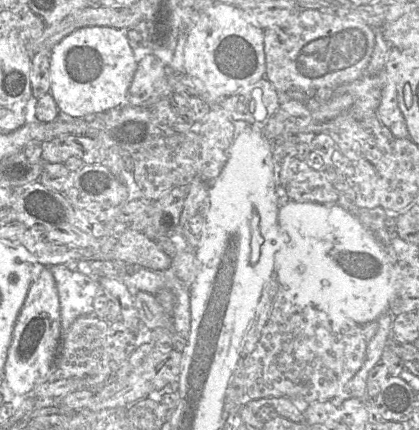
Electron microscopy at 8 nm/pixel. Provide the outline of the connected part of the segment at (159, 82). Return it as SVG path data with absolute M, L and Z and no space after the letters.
M148 54L138 61L126 103L151 106L161 98L169 98L173 92L170 87L170 70L154 54Z

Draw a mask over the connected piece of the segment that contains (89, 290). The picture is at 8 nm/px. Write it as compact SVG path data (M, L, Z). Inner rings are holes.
M64 264L50 266L60 303L60 321L63 333L80 316L94 314L93 301L100 293L95 277L69 270Z

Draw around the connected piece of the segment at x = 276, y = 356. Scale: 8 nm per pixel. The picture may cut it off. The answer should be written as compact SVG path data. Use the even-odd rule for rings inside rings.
M289 200L279 207L282 246L275 254L279 291L255 349L243 359L246 398L285 397L300 406L331 400L361 368L367 341L361 326L390 311L394 256L361 221L338 203Z

